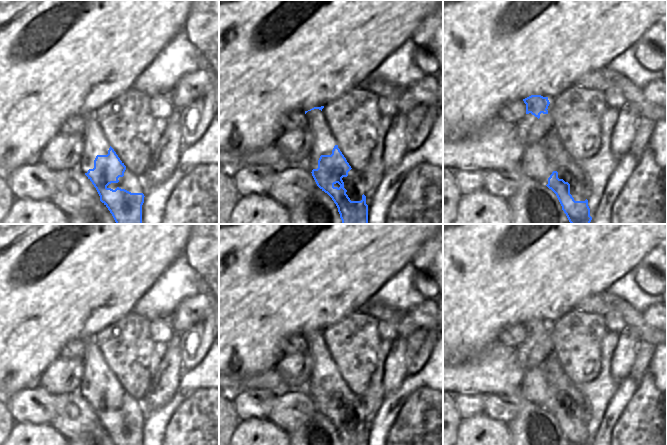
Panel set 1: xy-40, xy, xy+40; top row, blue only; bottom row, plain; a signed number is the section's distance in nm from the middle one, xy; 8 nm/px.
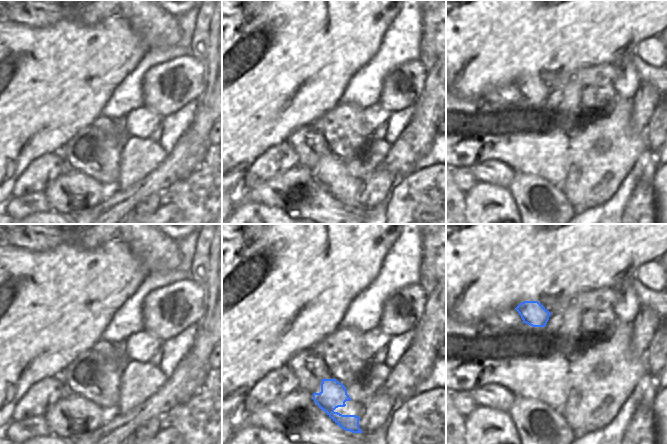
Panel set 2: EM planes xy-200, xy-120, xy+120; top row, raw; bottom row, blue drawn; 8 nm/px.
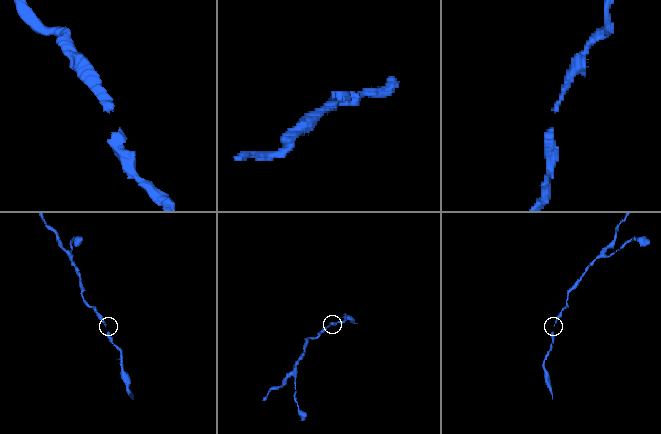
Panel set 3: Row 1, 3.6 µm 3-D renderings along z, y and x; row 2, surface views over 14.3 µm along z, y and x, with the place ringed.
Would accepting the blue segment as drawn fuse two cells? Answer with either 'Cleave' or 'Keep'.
Keep.

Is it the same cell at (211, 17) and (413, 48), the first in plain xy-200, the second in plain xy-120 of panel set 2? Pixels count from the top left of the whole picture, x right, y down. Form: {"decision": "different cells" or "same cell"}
{"decision": "different cells"}

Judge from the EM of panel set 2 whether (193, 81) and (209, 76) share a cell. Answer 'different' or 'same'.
different

